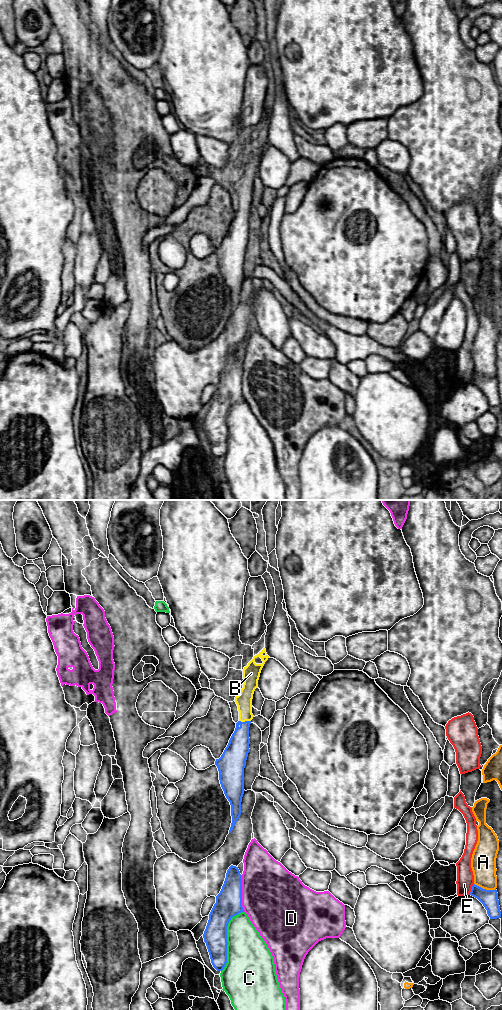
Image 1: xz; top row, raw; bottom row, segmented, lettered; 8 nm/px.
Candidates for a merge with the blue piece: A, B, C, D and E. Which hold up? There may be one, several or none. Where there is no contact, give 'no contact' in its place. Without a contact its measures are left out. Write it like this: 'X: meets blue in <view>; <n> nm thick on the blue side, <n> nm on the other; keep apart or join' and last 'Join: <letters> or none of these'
A: meets blue in xz; 140 nm thick on the blue side, 200 nm on the other; keep apart
B: meets blue in xz; 180 nm thick on the blue side, 130 nm on the other; join
C: meets blue in xz; 190 nm thick on the blue side, 360 nm on the other; keep apart
D: meets blue in xz; 220 nm thick on the blue side, 480 nm on the other; keep apart
E: meets blue in xz; 140 nm thick on the blue side, 140 nm on the other; keep apart
Join: B

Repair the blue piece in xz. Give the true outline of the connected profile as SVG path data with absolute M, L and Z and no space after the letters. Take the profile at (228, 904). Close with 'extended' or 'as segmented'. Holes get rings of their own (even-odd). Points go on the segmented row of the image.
M231 865L220 893L216 896L203 934L211 963L222 971L227 963L227 926L232 917L244 912L242 907L242 875Z; as segmented

